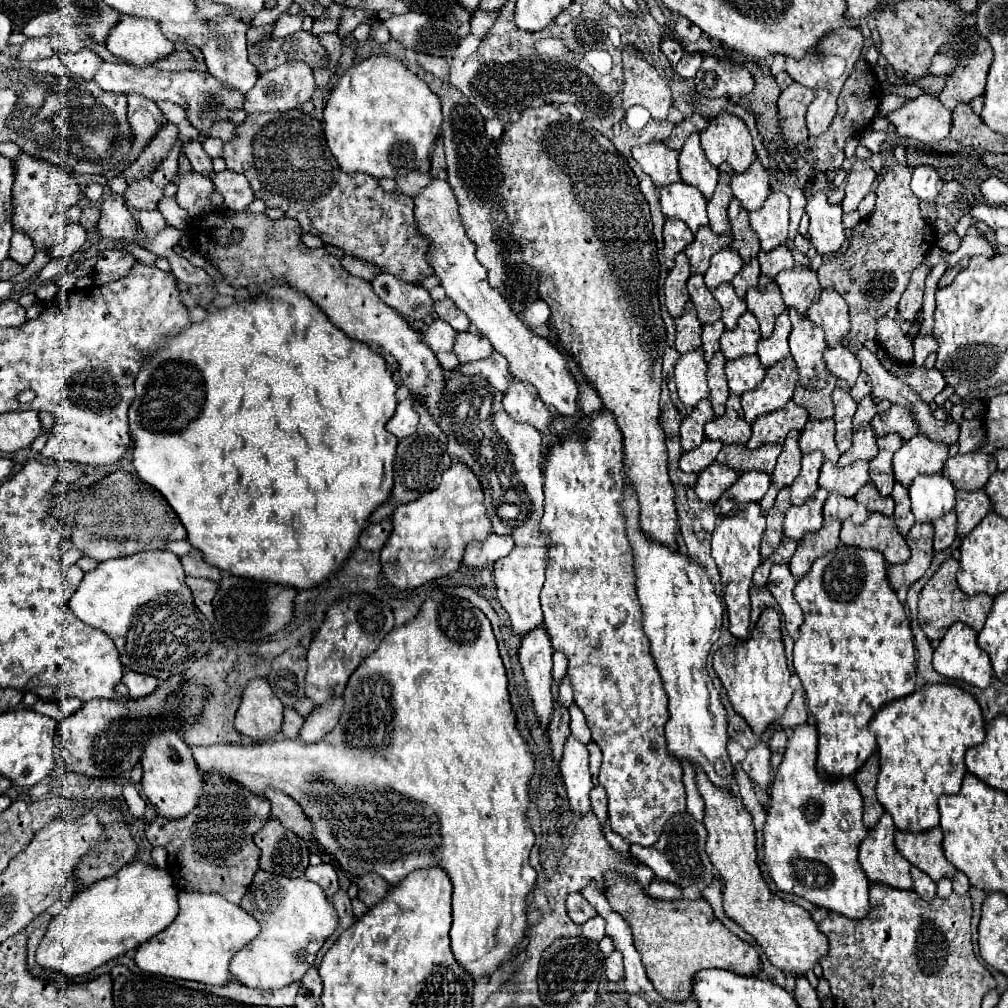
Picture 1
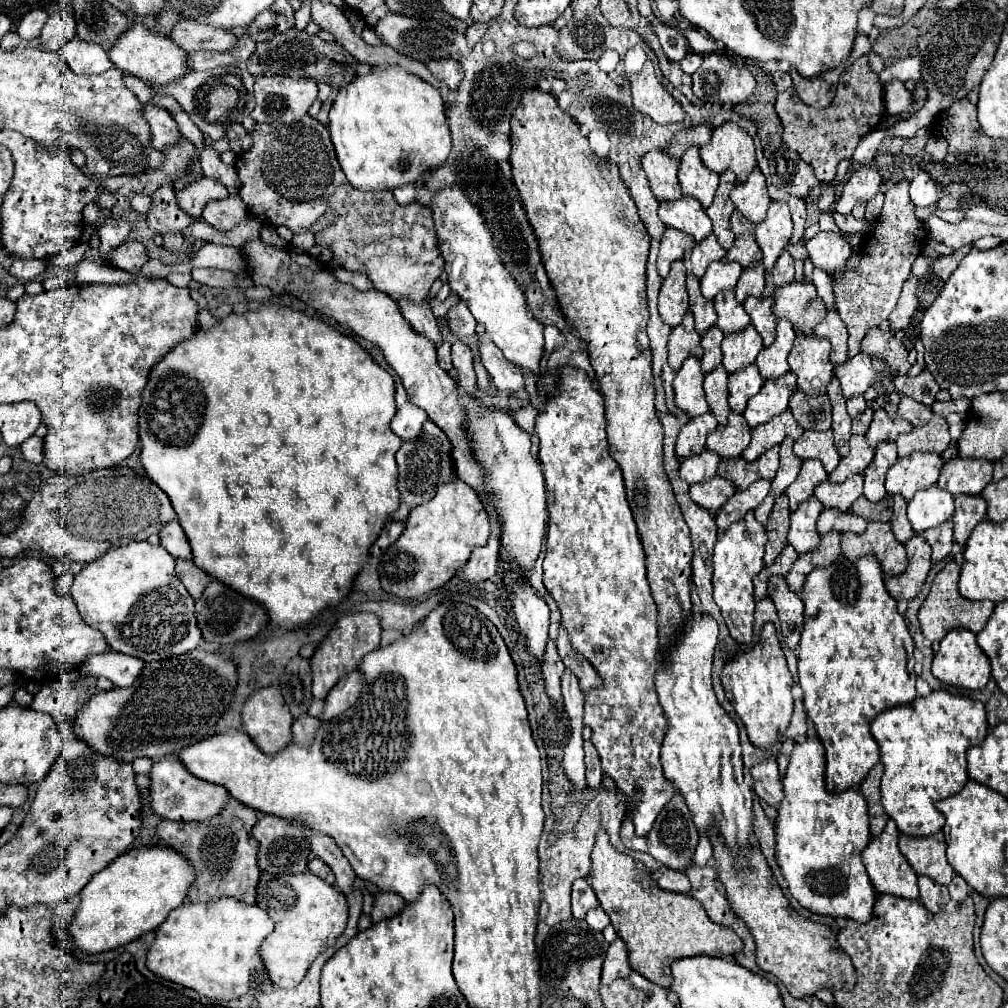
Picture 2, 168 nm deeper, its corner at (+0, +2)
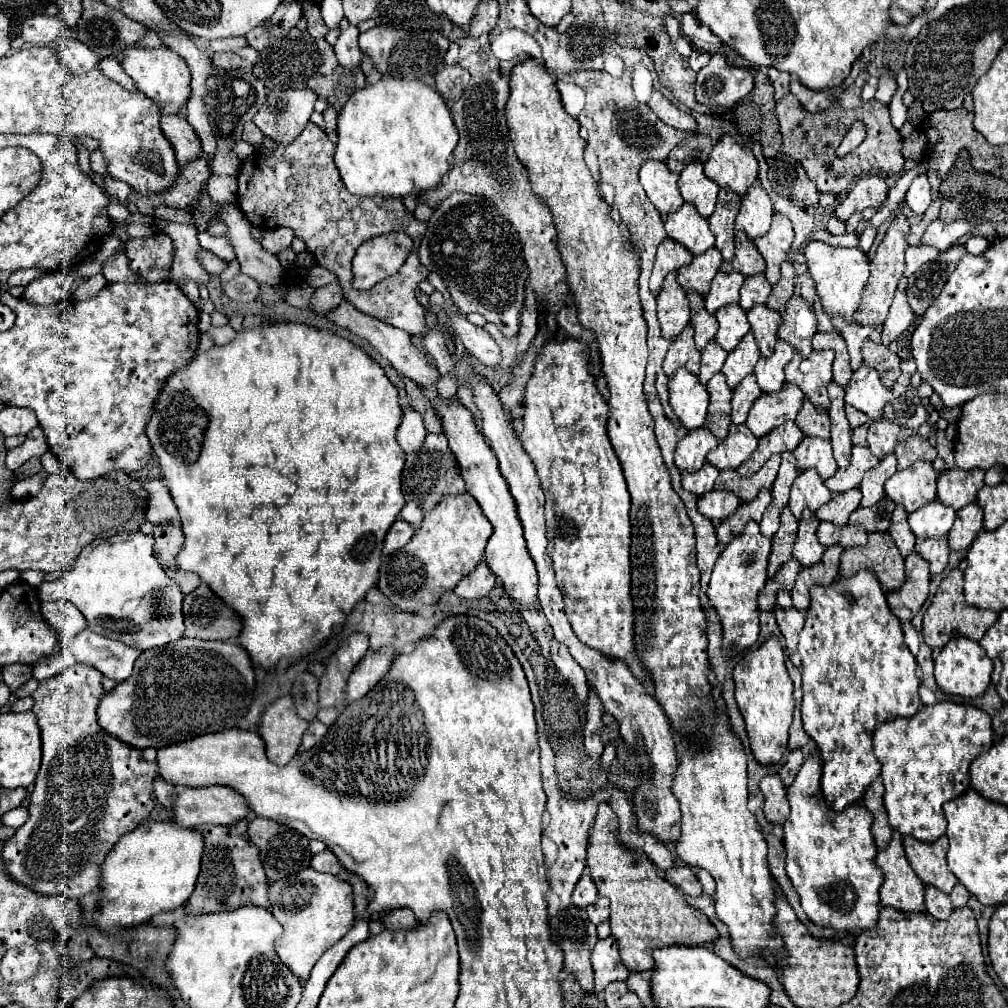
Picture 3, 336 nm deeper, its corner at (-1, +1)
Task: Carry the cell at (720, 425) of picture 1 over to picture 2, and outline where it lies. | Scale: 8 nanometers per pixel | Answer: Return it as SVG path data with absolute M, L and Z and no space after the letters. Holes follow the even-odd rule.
M729 414L729 422L707 436L707 450L719 454L725 460L739 458L749 446L751 428L741 414Z

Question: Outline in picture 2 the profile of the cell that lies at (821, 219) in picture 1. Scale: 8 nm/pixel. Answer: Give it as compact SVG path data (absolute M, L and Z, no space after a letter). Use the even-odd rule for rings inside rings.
M819 232L807 244L809 258L815 268L821 268L831 276L831 280L841 280L845 274L845 264L851 256L851 246L841 234Z

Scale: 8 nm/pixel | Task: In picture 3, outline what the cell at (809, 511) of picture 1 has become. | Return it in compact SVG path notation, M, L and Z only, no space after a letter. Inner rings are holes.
M802 511L802 519L798 523L798 537L792 549L792 557L800 561L802 567L814 565L822 559L824 547L820 545L818 537L816 537L816 529L820 525L820 521L816 519L816 515L812 511Z

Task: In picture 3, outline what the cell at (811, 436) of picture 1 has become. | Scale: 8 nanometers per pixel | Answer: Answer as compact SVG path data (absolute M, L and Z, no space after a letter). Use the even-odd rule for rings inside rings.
M804 437L800 445L794 449L794 457L798 461L798 469L816 469L822 479L828 479L838 467L832 457L830 441L822 437Z

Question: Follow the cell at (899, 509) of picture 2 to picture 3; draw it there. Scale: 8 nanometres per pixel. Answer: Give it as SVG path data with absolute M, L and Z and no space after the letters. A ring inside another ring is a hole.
M896 505L894 513L892 513L892 525L890 525L888 533L892 535L892 539L898 547L898 551L902 553L902 557L906 557L908 553L914 551L916 537L912 535L912 529L908 527L908 513L904 511L904 507Z

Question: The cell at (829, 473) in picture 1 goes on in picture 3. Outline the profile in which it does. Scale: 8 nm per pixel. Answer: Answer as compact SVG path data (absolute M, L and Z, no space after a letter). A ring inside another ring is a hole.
M848 489L844 493L832 493L832 499L828 505L820 507L816 511L816 517L820 521L830 521L838 527L844 527L848 523L848 515L860 505L860 489Z

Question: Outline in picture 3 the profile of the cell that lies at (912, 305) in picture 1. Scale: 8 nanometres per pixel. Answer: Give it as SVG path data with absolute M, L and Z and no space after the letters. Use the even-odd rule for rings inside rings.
M896 291L894 301L890 305L890 313L884 321L884 331L882 331L882 343L890 345L894 339L898 339L912 323L914 319L914 311L908 305L906 293L904 291Z

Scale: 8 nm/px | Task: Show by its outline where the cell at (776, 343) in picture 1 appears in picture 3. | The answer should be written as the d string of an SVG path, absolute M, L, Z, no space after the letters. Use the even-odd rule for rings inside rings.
M778 339L774 353L770 357L762 357L756 363L754 375L758 379L758 385L764 393L776 393L784 385L784 365L792 359L792 345L784 343L784 339Z

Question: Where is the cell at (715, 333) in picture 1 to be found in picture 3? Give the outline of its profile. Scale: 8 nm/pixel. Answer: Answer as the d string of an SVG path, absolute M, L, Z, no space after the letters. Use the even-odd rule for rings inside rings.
M710 341L704 349L702 349L702 367L700 367L700 383L708 383L710 377L718 371L722 371L722 365L726 361L726 351L716 343L716 341Z

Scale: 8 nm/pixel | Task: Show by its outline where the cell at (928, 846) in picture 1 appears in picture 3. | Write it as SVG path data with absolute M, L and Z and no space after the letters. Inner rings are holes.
M904 837L904 849L906 859L910 861L916 875L926 885L934 885L936 889L950 893L952 887L958 883L954 873L948 869L946 863L946 851L948 851L948 839L940 837L934 843L924 843L912 837Z

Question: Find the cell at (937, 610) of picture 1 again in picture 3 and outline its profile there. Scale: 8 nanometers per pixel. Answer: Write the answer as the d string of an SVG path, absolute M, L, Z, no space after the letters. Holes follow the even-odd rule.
M952 569L948 573L948 577L940 583L932 605L926 609L924 613L924 627L922 627L922 637L924 643L928 647L938 647L942 649L950 639L954 637L968 637L978 641L980 637L984 637L986 629L990 625L994 625L994 621L998 619L996 611L988 611L988 609L976 609L972 605L968 605L964 601L964 593L962 593L962 571L960 569Z

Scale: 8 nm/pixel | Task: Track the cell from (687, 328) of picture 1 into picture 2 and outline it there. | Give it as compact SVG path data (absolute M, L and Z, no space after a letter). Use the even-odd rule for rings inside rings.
M687 312L683 322L673 328L671 336L669 336L669 342L667 342L667 350L669 350L669 366L673 370L677 370L685 358L689 356L695 356L695 358L701 358L701 336L697 334L695 326L693 326L693 314Z

